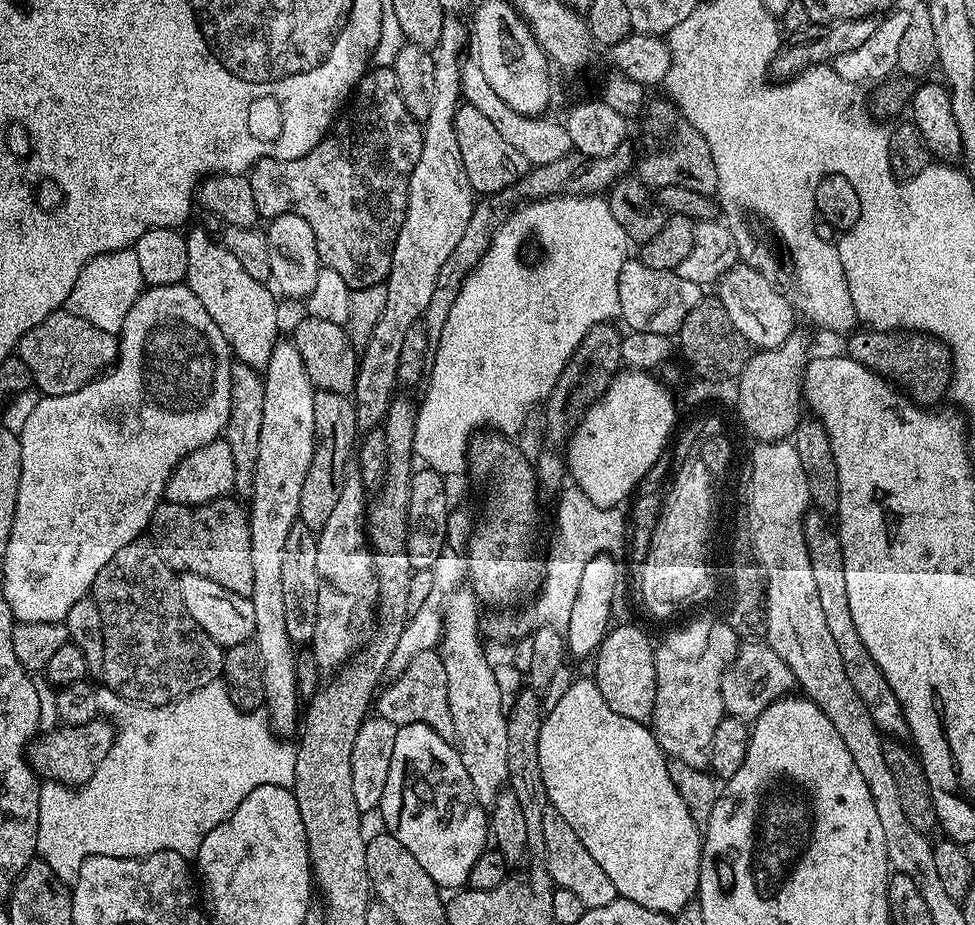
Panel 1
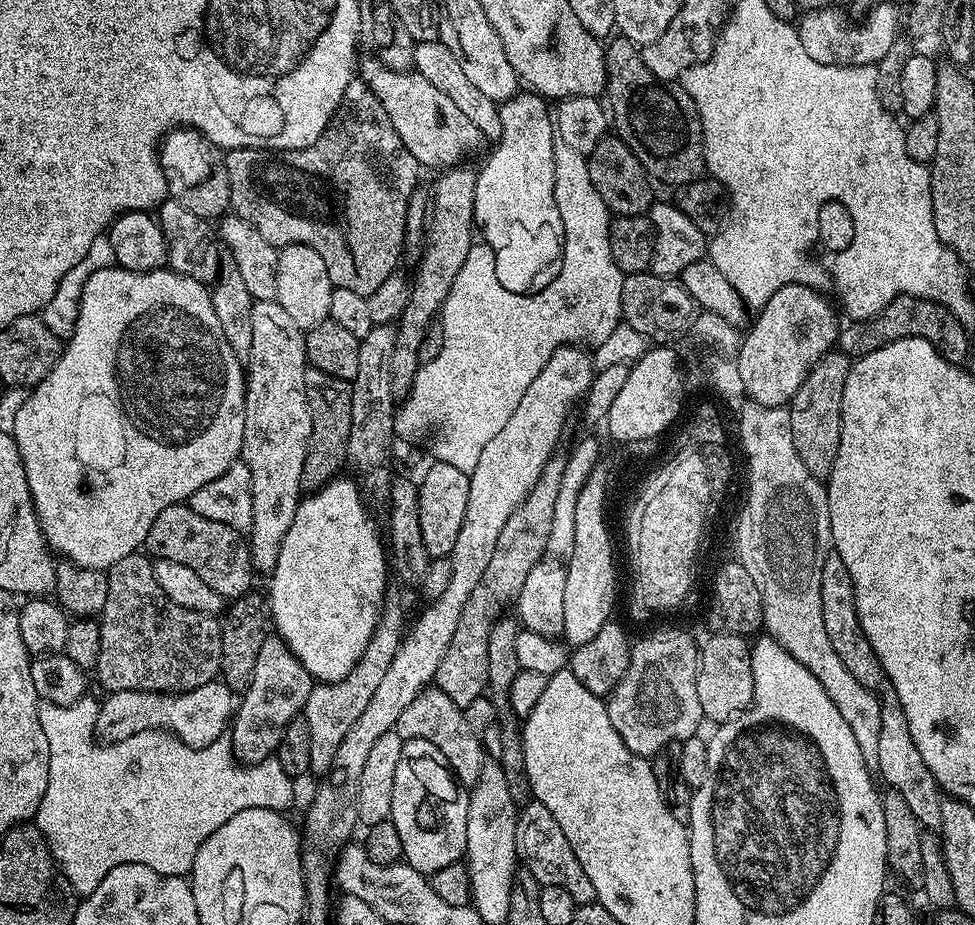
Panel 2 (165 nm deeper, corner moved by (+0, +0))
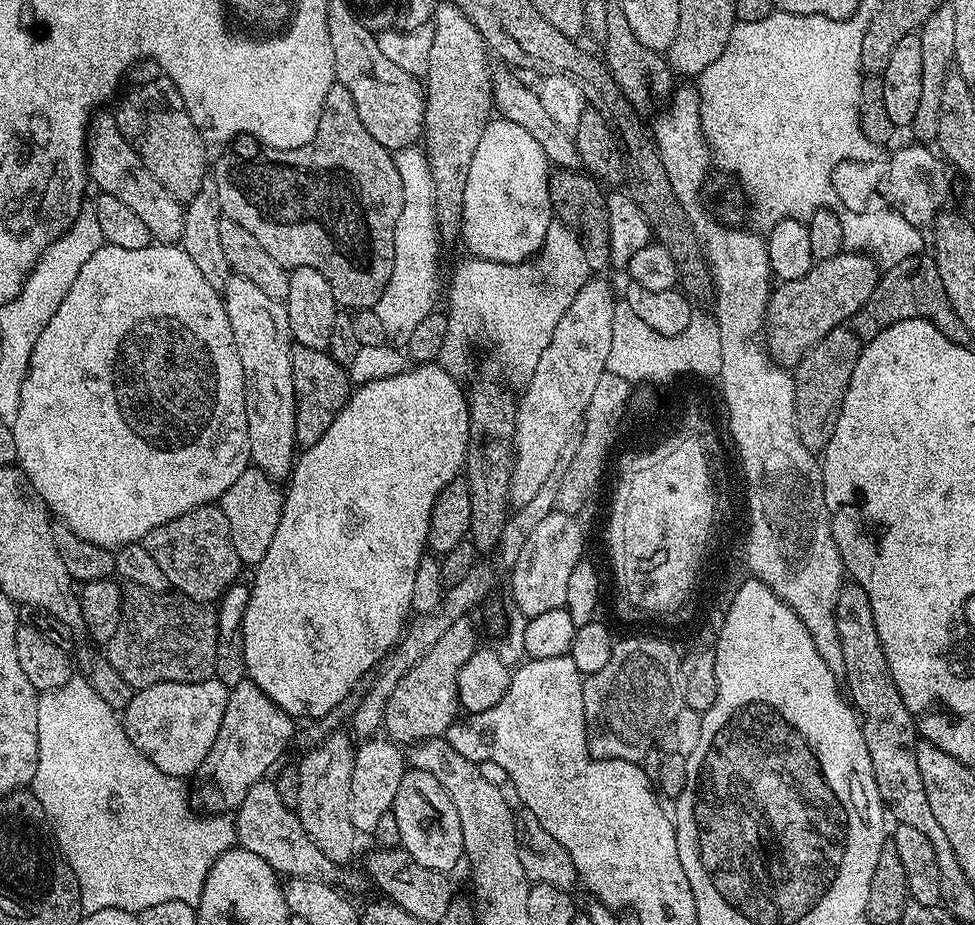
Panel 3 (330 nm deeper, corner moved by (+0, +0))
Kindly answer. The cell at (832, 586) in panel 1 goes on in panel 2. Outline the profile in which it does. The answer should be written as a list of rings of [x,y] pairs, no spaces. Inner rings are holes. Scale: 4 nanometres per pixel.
[[[835,550],[829,551],[822,562],[822,623],[826,625],[834,654],[842,658],[842,666],[846,666],[846,670],[850,670],[850,674],[854,674],[854,678],[858,678],[858,682],[862,682],[862,686],[880,700],[882,731],[878,737],[878,766],[875,769],[881,776],[879,779],[884,779],[889,789],[902,794],[921,829],[939,830],[942,826],[942,793],[936,786],[934,774],[930,774],[930,766],[922,762],[922,754],[918,754],[918,746],[914,746],[902,702],[898,702],[898,694],[886,670],[882,670],[882,662],[878,662],[878,654],[874,654],[874,646],[870,646],[870,638],[866,638],[862,622],[858,622],[854,582],[850,578],[850,570],[846,570],[846,562],[842,562]]]

